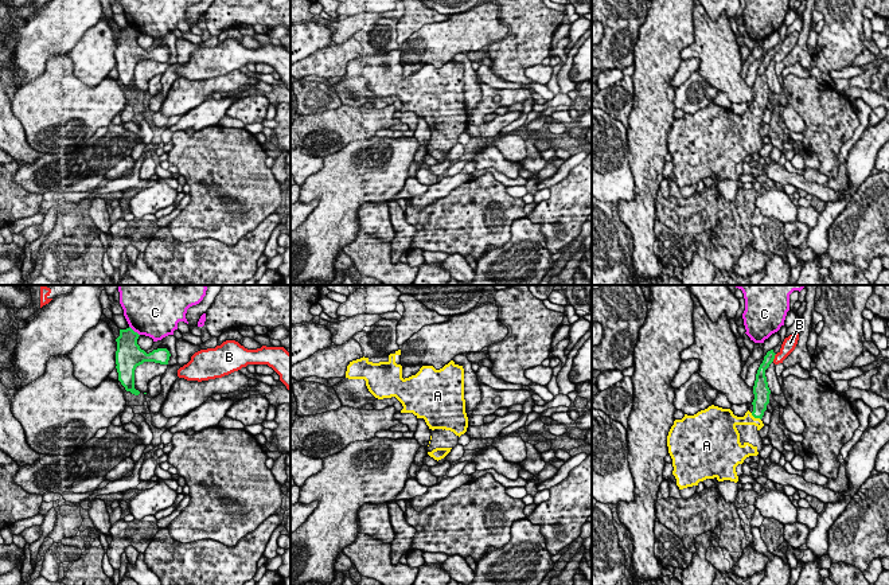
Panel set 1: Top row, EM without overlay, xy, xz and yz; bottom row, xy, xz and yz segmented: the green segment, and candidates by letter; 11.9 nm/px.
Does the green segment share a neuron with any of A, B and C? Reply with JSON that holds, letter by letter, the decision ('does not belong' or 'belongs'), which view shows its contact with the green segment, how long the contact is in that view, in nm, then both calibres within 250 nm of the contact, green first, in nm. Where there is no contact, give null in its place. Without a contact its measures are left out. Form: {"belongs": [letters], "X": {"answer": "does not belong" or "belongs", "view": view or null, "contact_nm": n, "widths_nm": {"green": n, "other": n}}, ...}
{"belongs": ["A"], "A": {"answer": "belongs", "view": "yz", "contact_nm": 150, "widths_nm": {"green": 190, "other": 140}}, "B": {"answer": "does not belong", "view": "yz", "contact_nm": 110, "widths_nm": {"green": 120, "other": 160}}, "C": {"answer": "does not belong", "view": "xy", "contact_nm": 170, "widths_nm": {"green": 280, "other": 420}}}

